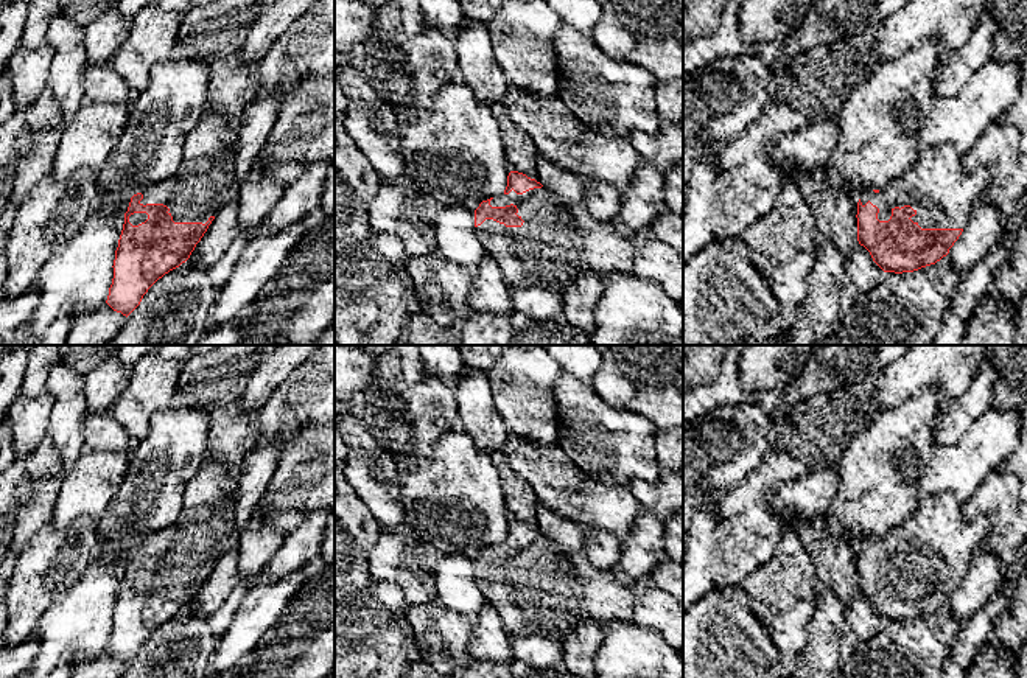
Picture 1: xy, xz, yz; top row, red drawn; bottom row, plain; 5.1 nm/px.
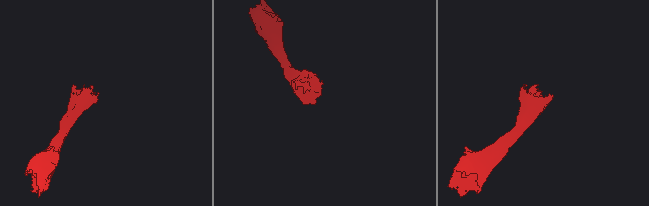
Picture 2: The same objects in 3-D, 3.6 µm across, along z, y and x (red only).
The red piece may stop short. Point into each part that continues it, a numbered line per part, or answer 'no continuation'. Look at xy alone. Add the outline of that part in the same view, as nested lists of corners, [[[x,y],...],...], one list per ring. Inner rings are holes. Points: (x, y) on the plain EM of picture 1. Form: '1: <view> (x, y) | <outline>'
1: xy (203, 532) | [[[204,459],[202,467],[187,485],[184,504],[176,521],[145,538],[140,552],[163,552],[170,557],[174,571],[202,571],[215,564],[230,549],[240,544],[235,533],[235,488],[240,470]]]

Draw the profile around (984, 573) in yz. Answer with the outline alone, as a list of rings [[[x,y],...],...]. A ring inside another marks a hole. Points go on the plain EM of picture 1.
[[[979,544],[966,568],[966,574],[949,597],[951,614],[966,622],[997,591],[1004,574],[1004,561]]]

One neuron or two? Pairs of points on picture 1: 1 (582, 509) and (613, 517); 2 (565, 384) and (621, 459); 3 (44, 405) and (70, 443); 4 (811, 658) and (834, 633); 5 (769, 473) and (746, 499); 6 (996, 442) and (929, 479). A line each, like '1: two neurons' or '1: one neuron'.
1: one neuron
2: one neuron
3: two neurons
4: one neuron
5: one neuron
6: one neuron

